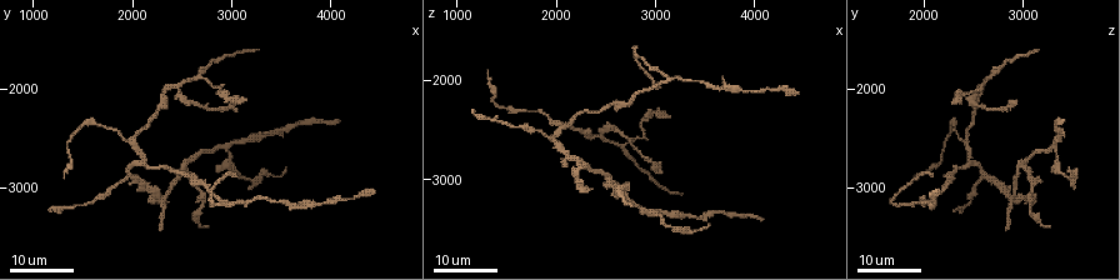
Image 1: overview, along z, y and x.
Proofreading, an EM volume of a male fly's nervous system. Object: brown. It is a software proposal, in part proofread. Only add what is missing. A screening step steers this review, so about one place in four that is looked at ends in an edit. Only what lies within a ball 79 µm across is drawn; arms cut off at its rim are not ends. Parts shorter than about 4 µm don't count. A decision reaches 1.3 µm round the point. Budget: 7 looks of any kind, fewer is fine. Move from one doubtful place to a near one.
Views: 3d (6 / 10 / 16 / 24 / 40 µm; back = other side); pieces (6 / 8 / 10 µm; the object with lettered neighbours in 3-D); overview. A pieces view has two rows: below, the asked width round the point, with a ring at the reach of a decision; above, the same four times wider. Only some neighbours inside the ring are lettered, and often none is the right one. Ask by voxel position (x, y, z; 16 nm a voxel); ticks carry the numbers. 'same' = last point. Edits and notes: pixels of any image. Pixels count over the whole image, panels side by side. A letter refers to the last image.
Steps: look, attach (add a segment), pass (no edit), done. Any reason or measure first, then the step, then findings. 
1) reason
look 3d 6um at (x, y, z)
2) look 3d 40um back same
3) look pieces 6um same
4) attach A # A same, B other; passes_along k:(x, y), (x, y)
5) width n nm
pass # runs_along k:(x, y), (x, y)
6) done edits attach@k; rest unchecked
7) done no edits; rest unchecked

an open end
look 3d 16um at (2300, 3420, 2820)

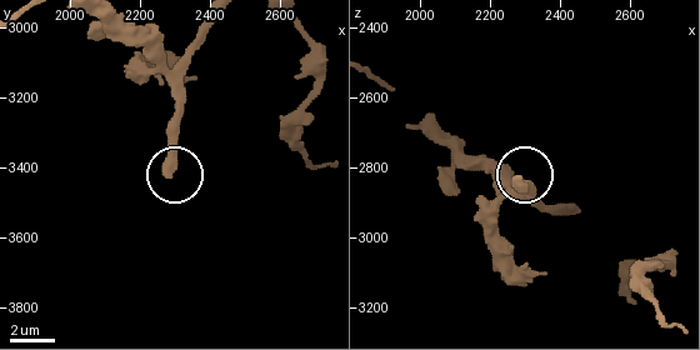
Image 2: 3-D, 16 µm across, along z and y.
look 3d 10um at (2280, 3420, 2840)

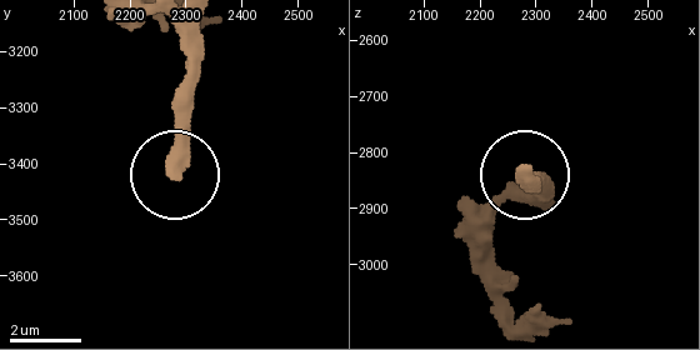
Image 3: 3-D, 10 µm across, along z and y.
look pieces 8um at (2280, 3420, 2830)

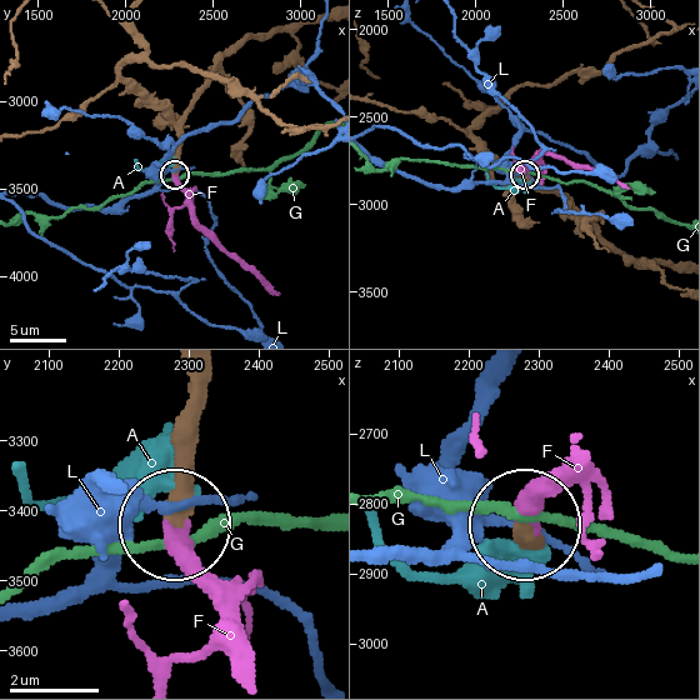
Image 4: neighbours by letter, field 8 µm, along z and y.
attach F # A other, F same, G other, L other; passes_along 4:(190, 403), (190, 544), (246, 668); the cell continues

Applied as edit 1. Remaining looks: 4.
branch stops here
look 3d 16um at (2080, 3000, 2860)

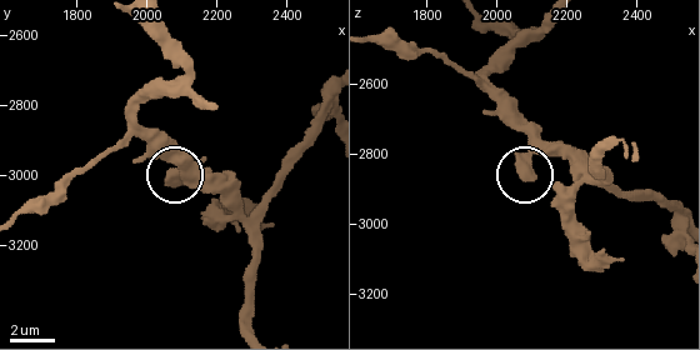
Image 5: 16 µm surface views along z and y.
look pieces 8um at (2080, 3030, 2870)

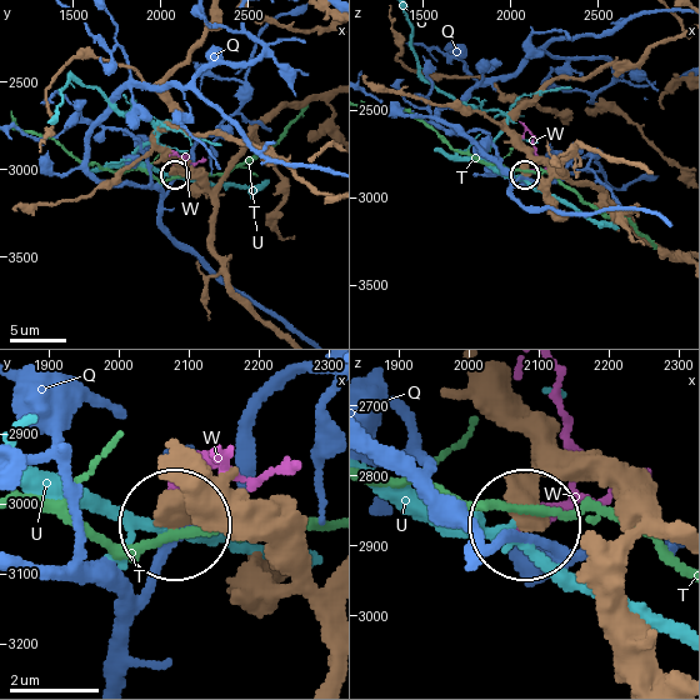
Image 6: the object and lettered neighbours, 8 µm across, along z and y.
pass # Q other, T other, U other, W other; runs_along 6:(509, 120), (506, 130), (526, 159), (525, 174); no lettered segment goes on from it

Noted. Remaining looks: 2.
end of a long branch
look 3d 24um at (3020, 2860, 2060)

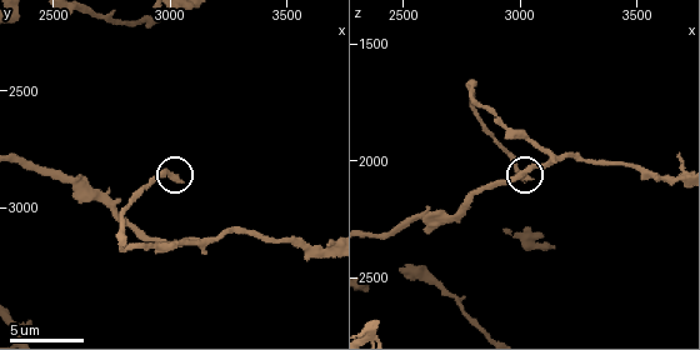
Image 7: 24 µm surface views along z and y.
what lies round it
look pieces 10um at (3050, 2890, 2080)

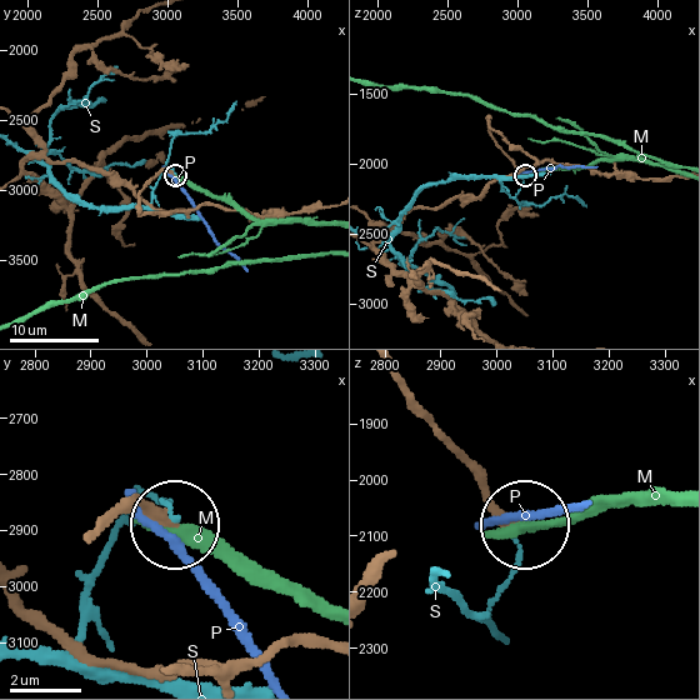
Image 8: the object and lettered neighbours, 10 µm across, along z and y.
pass # M other, P other, S other; none of them fits

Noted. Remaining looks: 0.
done edits attach@4; rest unchecked

